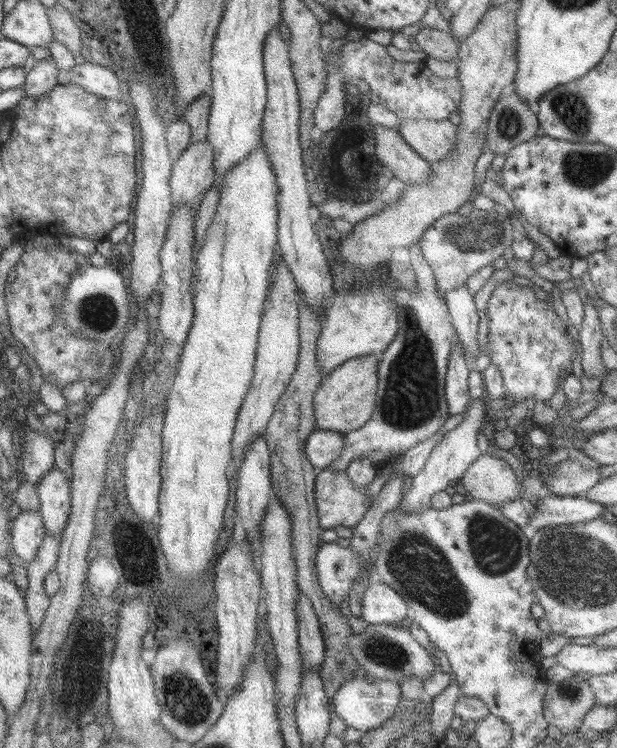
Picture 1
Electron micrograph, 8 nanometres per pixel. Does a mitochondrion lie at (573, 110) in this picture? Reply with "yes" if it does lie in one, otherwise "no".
yes

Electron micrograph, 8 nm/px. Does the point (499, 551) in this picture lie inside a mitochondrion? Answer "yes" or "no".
yes

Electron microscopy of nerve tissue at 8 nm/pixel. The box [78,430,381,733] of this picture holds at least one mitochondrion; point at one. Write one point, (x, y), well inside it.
(188, 703)

